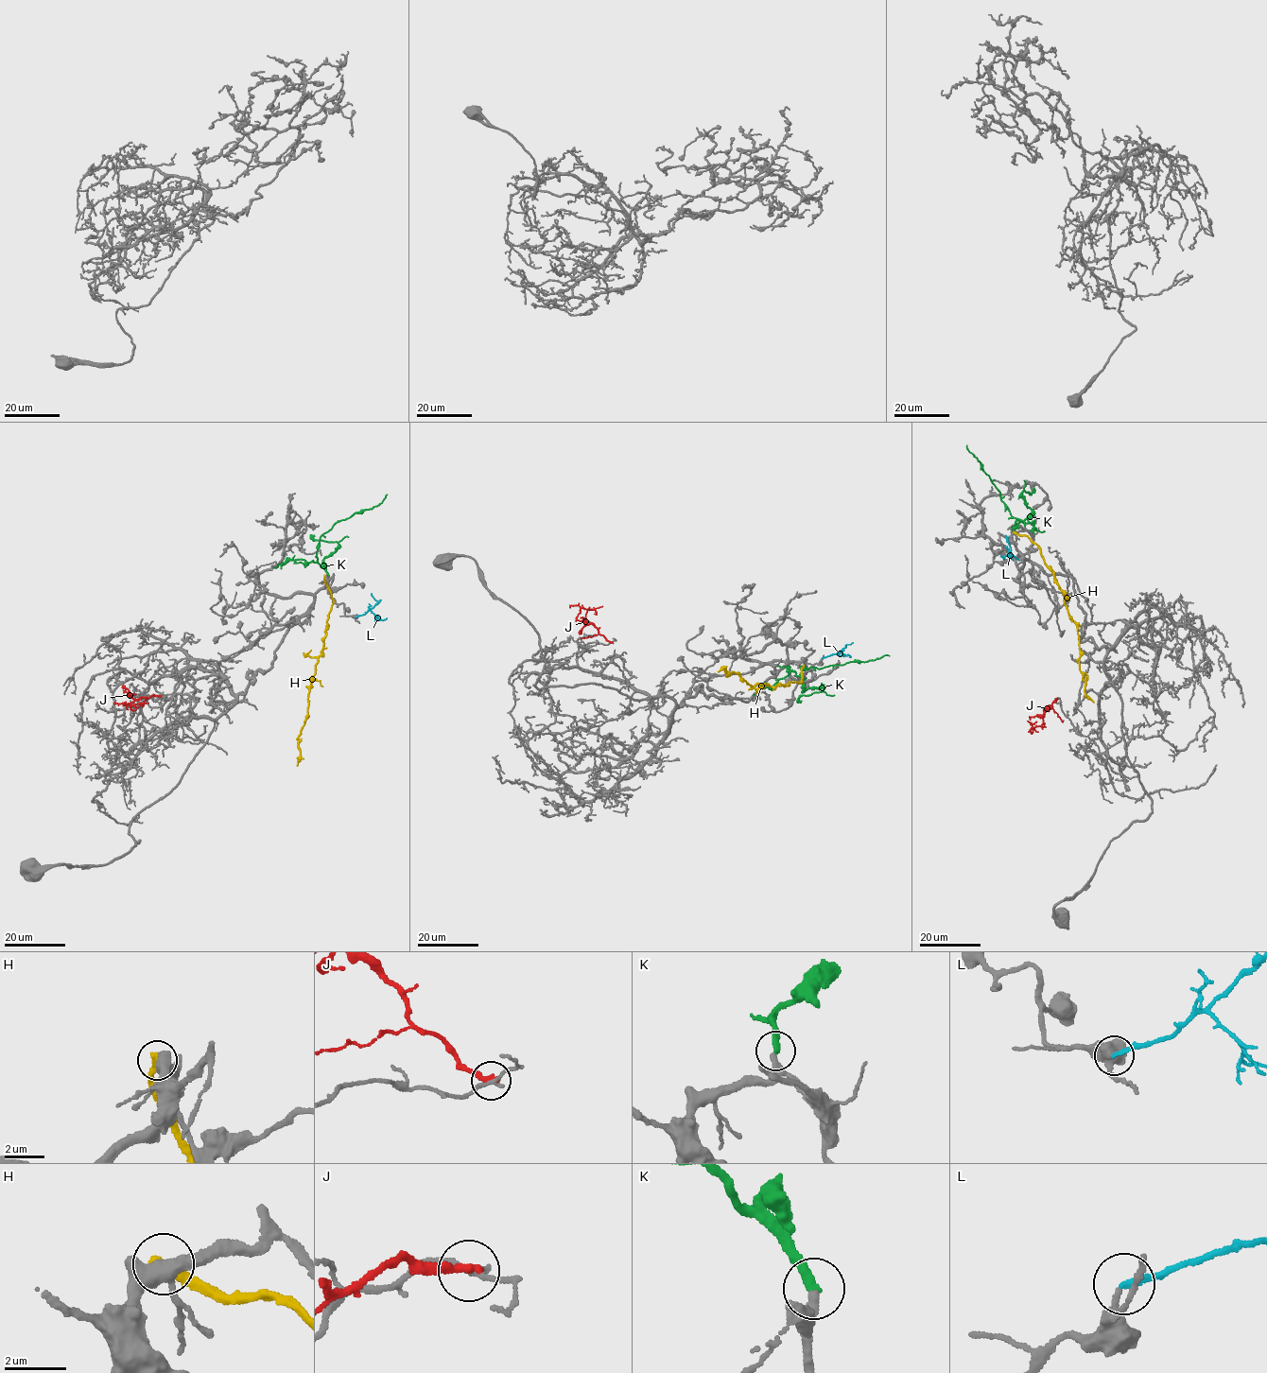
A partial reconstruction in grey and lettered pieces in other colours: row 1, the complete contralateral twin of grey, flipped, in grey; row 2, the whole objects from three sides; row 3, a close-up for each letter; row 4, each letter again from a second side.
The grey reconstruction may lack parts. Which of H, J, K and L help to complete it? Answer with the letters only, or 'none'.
none

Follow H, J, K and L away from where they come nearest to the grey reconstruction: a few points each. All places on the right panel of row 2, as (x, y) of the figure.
H: (1014, 532), (1037, 546), (1063, 593), (1067, 615), (1076, 625), (1080, 670), (1087, 676), (1084, 693), (1094, 702)
J: (1057, 699), (1045, 713), (1043, 726), (1032, 729), (1027, 721)
K: (1024, 526), (1025, 522), (1012, 515), (998, 491), (966, 444)
L: (1018, 560), (1010, 550), (1003, 558), (1000, 556)

